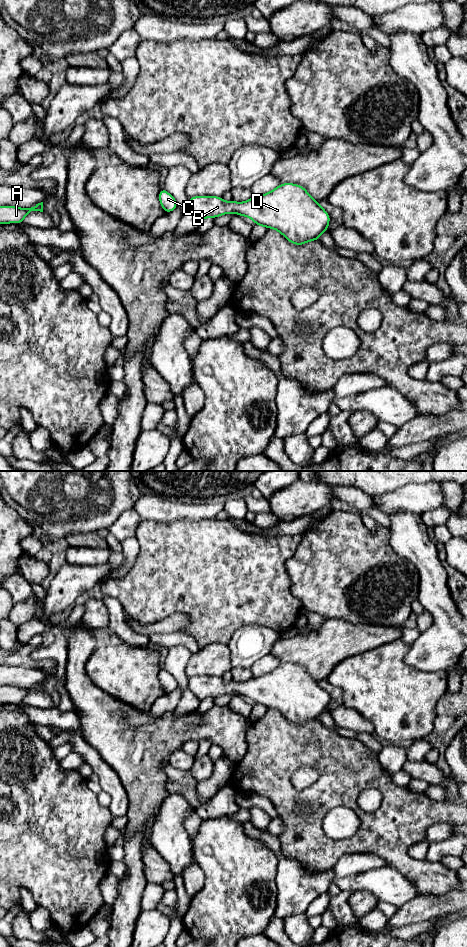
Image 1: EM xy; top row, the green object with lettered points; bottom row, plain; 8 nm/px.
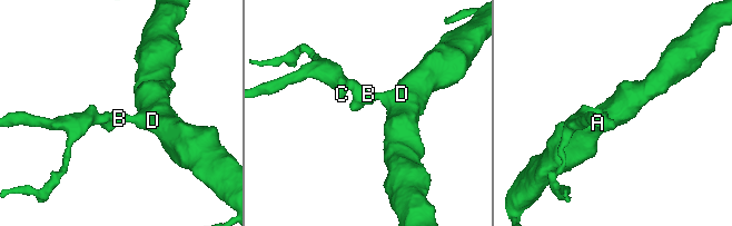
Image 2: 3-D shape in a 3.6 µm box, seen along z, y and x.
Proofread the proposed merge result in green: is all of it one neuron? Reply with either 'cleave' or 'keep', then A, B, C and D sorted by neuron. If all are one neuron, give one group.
keep; groups A B C D

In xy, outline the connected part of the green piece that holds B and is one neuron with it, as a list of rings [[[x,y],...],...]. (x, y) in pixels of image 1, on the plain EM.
[[[280,663],[274,670],[261,675],[253,676],[245,682],[225,682],[217,676],[194,676],[188,679],[188,689],[200,700],[210,697],[216,698],[228,693],[237,693],[247,696],[257,706],[279,711],[288,721],[295,725],[303,725],[308,721],[319,720],[320,715],[328,711],[330,695],[316,682],[300,665]]]

